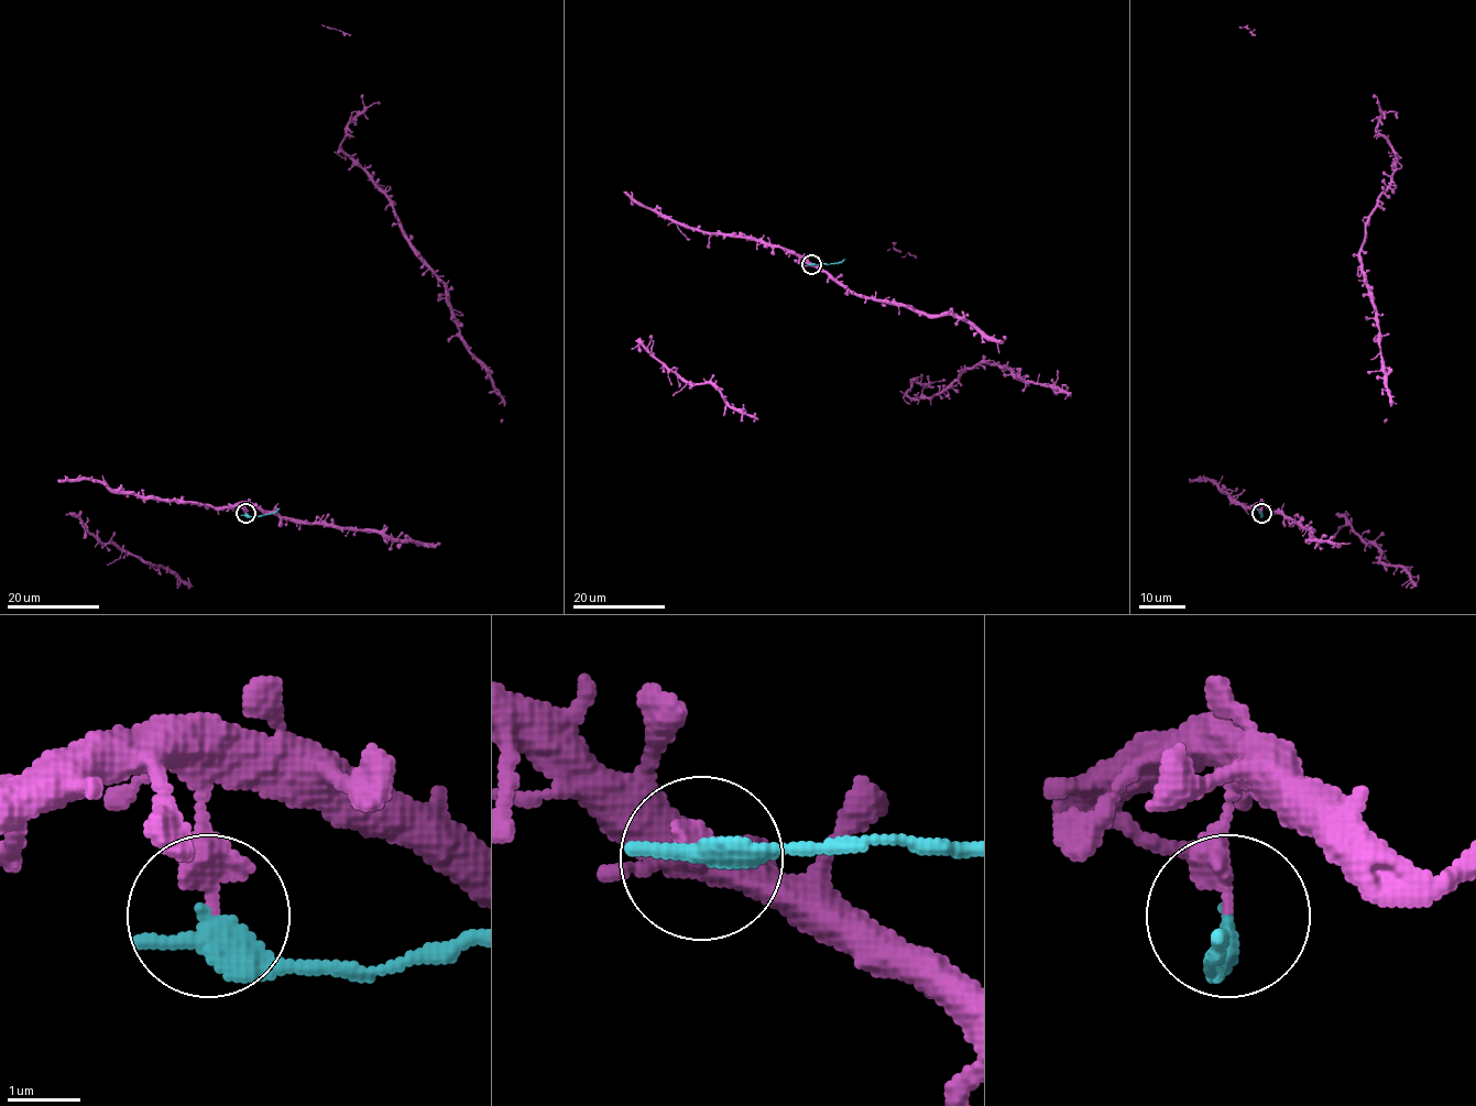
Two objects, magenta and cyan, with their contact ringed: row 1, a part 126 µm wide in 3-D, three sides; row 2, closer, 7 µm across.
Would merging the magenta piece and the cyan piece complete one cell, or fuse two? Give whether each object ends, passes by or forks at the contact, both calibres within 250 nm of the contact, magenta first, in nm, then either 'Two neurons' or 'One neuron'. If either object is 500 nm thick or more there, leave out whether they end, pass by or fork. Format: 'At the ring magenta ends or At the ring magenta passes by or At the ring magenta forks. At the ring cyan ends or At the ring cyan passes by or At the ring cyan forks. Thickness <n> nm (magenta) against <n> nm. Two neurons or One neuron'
At the ring magenta ends. At the ring cyan ends. Thickness 320 nm (magenta) against 440 nm. Two neurons

